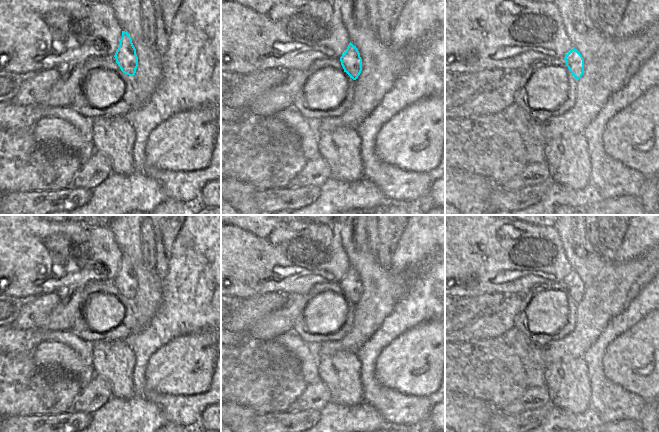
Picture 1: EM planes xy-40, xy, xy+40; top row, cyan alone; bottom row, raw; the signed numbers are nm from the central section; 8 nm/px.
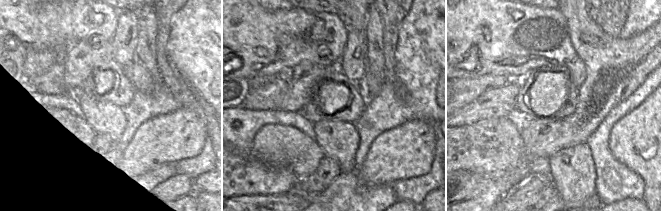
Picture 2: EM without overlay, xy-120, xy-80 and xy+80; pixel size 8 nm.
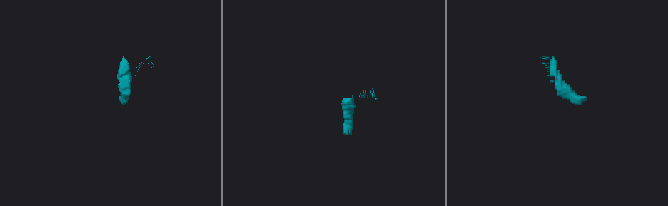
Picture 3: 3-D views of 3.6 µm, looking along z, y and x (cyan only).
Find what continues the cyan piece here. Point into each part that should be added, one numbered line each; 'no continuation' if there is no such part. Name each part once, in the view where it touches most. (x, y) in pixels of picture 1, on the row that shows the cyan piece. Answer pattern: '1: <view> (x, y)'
no continuation

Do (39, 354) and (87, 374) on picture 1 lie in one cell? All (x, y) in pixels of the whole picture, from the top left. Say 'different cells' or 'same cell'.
same cell

